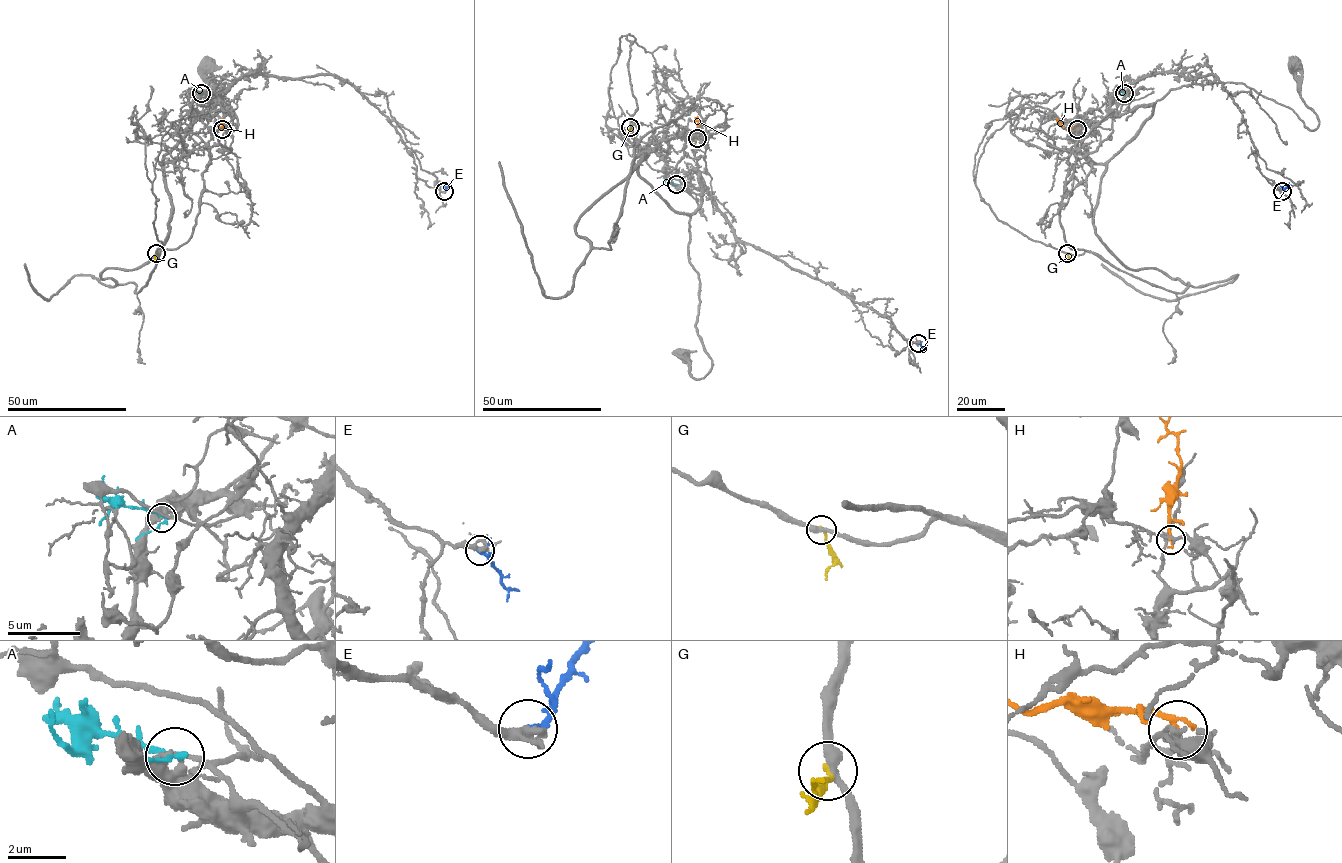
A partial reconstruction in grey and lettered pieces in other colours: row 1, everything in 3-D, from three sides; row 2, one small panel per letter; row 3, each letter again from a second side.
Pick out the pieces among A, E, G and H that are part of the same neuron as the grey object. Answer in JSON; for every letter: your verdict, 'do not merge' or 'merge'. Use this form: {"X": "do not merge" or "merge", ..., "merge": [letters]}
{"A": "do not merge", "E": "merge", "G": "do not merge", "H": "do not merge", "merge": ["E"]}

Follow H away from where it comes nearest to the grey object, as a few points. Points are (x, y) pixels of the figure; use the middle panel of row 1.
H: (697, 138), (697, 116)

